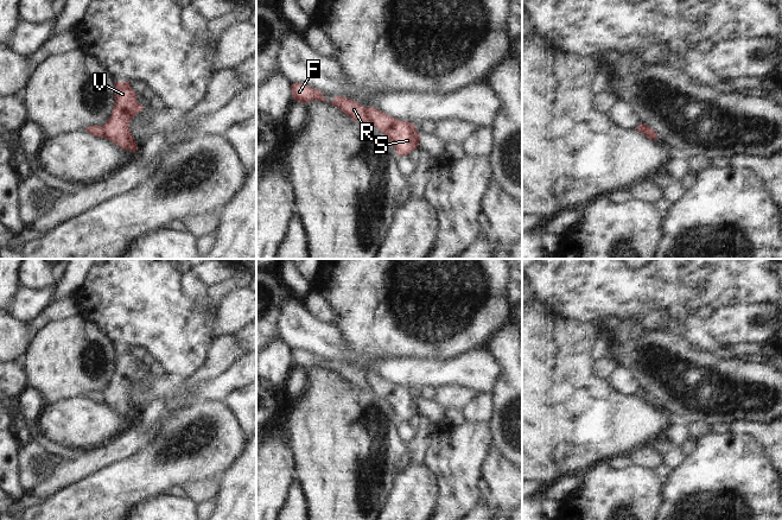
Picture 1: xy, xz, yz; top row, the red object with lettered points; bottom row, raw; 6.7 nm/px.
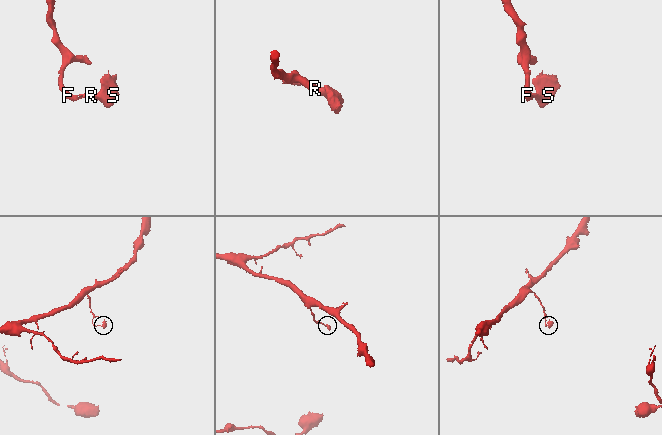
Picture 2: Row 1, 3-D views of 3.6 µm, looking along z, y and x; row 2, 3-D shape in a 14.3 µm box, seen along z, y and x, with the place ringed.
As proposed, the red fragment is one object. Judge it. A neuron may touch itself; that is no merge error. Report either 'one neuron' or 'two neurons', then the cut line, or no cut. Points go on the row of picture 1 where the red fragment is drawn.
two neurons | xz (364, 108), (370, 121)

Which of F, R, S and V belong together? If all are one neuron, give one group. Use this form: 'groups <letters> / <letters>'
groups F R / S V

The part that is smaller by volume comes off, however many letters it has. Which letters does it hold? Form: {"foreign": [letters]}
{"foreign": ["S", "V"]}

